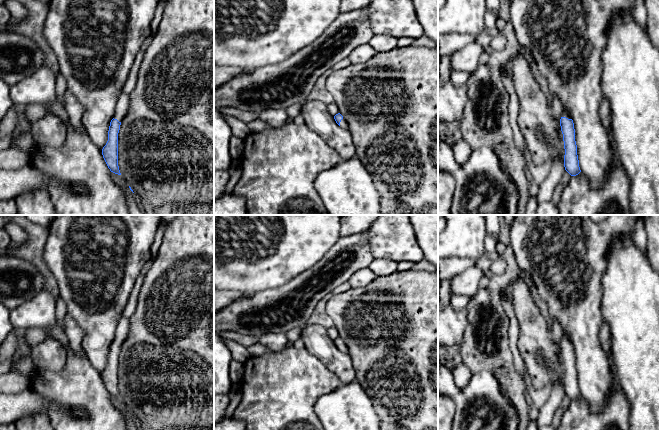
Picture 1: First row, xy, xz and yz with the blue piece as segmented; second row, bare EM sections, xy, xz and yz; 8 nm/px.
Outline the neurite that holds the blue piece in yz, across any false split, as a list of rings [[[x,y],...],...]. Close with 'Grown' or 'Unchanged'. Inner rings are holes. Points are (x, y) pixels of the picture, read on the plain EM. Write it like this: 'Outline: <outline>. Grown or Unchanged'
Outline: [[[563,332],[560,343],[561,355],[564,365],[564,391],[565,394],[571,399],[578,399],[581,394],[579,391],[579,384],[577,379],[577,369],[575,365],[574,347],[571,343],[566,332]]]. Grown

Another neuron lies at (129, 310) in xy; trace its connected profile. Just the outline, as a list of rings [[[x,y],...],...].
[[[149,259],[148,262],[143,266],[139,276],[137,277],[133,290],[128,299],[128,302],[124,308],[123,317],[130,319],[131,316],[135,313],[135,310],[138,304],[139,293],[143,285],[145,275],[147,274],[149,269],[152,267],[154,260],[155,259]]]

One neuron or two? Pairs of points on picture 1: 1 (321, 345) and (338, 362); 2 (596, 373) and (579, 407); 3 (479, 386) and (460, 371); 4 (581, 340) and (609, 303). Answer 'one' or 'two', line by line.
1: one
2: two
3: two
4: two

